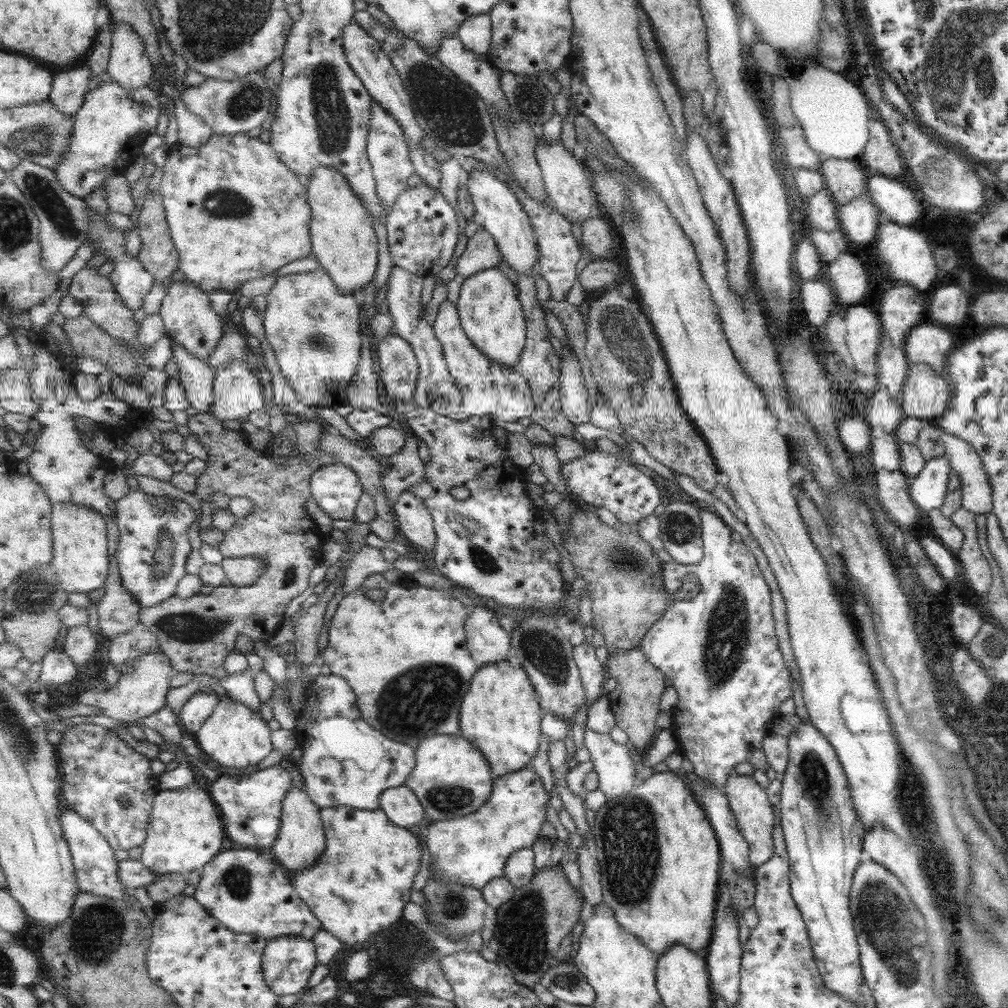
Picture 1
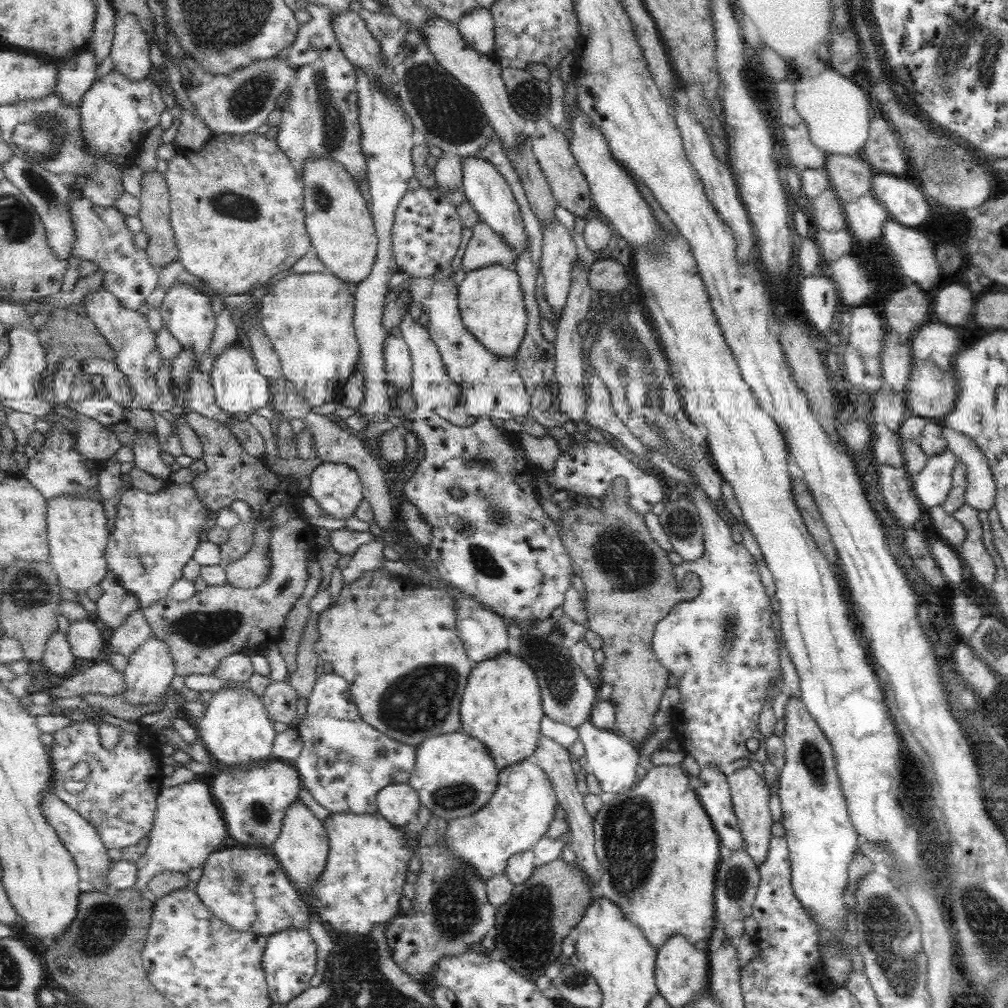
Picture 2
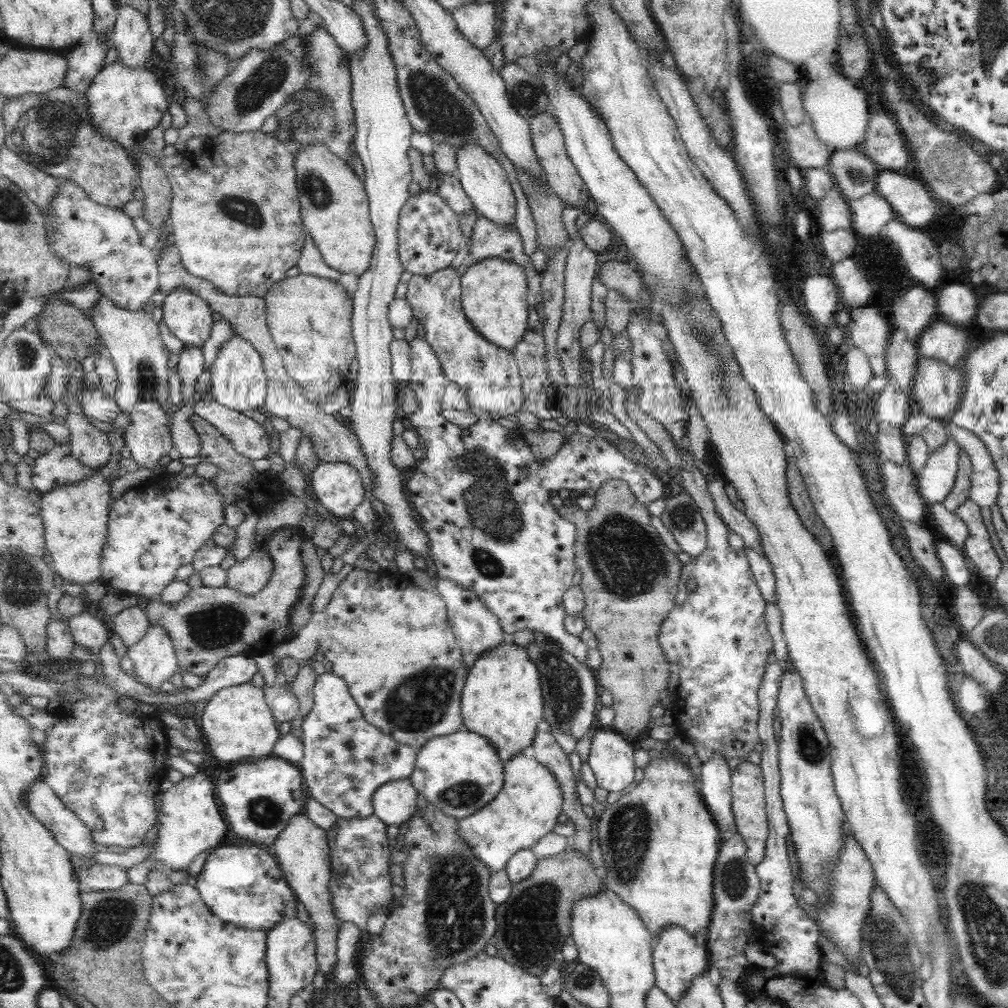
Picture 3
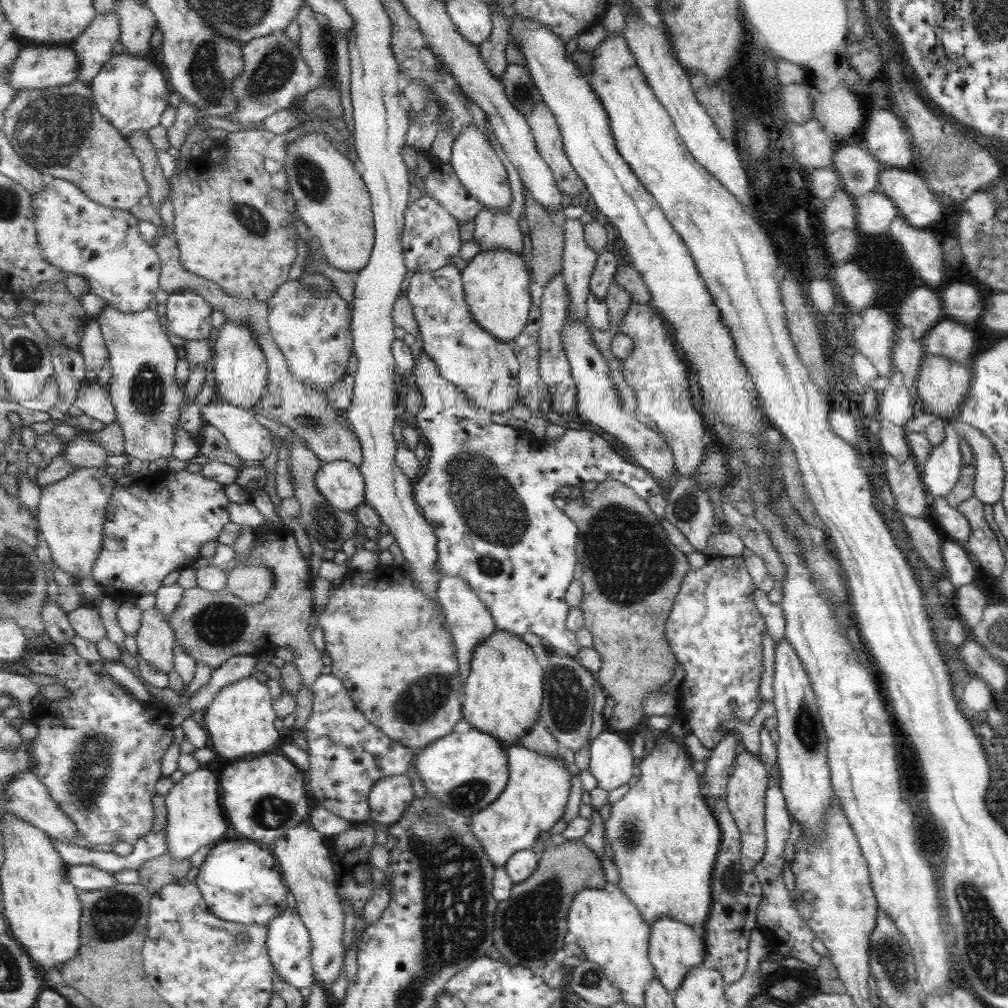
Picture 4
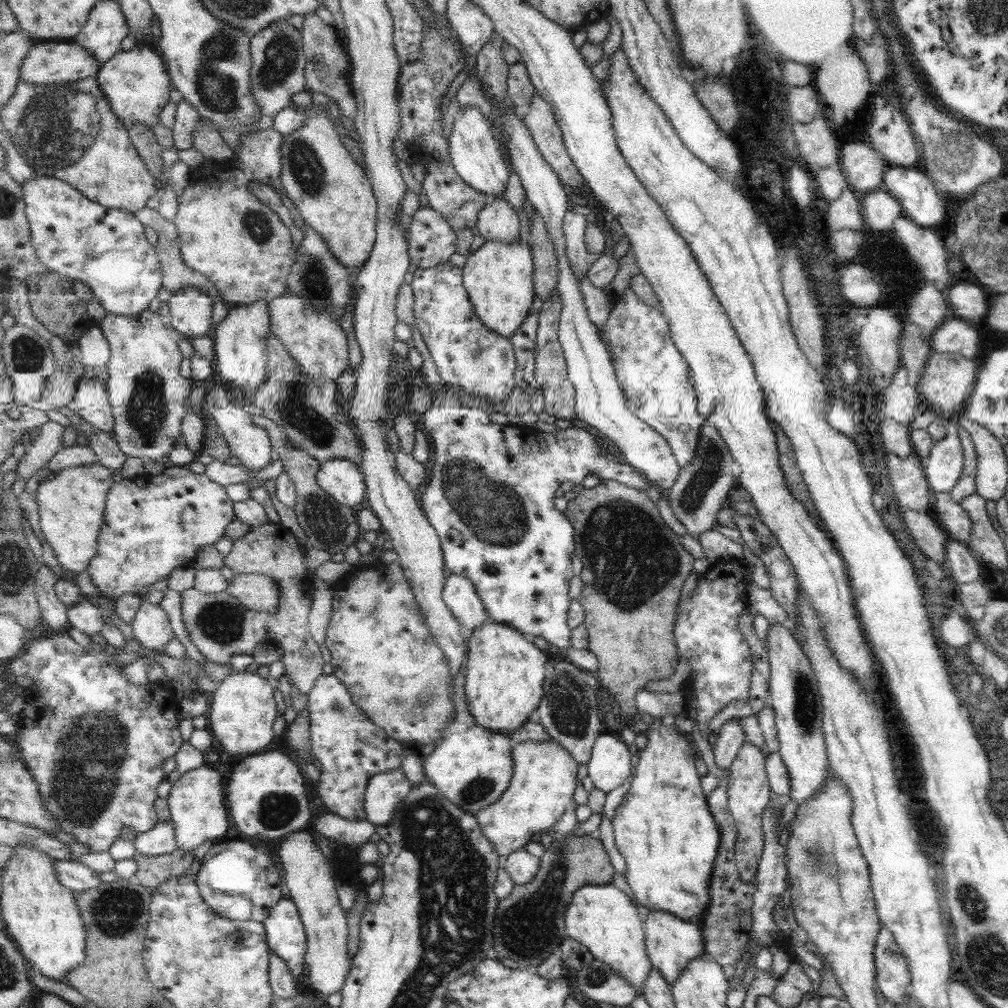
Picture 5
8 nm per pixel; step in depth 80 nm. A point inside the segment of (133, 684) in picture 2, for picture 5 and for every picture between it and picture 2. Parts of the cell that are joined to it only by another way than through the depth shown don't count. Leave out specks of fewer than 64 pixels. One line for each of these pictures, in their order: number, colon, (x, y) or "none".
3: (154, 657)
4: (156, 639)
5: (152, 627)

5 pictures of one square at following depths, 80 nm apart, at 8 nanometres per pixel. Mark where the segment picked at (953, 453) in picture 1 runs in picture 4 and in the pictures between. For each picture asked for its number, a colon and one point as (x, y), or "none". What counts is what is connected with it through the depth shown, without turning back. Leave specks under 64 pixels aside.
2: (979, 493)
3: (983, 490)
4: (987, 483)

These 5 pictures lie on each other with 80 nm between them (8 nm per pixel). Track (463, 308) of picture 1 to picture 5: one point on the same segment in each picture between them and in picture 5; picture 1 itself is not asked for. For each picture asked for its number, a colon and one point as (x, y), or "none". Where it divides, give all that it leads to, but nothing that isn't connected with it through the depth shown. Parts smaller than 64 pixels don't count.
2: (492, 301)
3: (494, 297)
4: (497, 281)
5: (499, 276)

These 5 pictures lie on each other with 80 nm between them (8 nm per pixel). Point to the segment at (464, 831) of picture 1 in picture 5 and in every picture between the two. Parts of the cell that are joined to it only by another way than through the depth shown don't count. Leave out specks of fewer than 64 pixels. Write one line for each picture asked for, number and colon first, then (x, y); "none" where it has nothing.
2: (518, 816)
3: (528, 807)
4: (534, 800)
5: (545, 775)

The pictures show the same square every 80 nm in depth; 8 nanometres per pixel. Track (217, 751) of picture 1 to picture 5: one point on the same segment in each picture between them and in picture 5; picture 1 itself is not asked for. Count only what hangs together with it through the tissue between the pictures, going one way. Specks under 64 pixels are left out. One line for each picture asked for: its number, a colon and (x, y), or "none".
2: (236, 729)
3: (238, 726)
4: (241, 721)
5: (242, 713)

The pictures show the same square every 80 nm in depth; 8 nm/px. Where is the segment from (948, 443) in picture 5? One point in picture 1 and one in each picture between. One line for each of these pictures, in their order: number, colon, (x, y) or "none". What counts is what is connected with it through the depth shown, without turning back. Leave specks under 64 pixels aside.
1: (927, 489)
2: (930, 486)
3: (938, 475)
4: (942, 468)

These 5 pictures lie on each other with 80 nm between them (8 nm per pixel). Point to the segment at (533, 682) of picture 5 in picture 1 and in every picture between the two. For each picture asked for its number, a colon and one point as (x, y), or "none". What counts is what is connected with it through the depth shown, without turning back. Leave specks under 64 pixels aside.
1: (501, 714)
2: (502, 706)
3: (503, 700)
4: (503, 695)

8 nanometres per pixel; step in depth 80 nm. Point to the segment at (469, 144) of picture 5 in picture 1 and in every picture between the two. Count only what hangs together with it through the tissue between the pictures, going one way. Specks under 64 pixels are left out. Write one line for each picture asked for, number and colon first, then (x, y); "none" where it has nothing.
1: (498, 209)
2: (486, 188)
3: (483, 177)
4: (476, 163)

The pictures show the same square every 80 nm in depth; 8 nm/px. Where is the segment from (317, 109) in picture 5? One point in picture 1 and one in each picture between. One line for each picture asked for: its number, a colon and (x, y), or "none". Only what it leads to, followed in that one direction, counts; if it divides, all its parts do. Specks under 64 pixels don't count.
1: (343, 239)
2: (343, 233)
3: (335, 205)
4: (332, 198)

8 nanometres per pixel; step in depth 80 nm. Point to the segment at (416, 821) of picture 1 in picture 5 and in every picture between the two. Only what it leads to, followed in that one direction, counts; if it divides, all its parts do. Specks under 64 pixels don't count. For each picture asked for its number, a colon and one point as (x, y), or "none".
2: (399, 803)
3: (395, 803)
4: (389, 798)
5: (387, 790)

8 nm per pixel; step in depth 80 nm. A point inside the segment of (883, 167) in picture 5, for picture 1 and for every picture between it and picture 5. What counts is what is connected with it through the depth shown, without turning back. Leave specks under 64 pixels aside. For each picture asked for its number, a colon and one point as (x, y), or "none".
1: (843, 180)
2: (849, 179)
3: (854, 174)
4: (858, 171)

